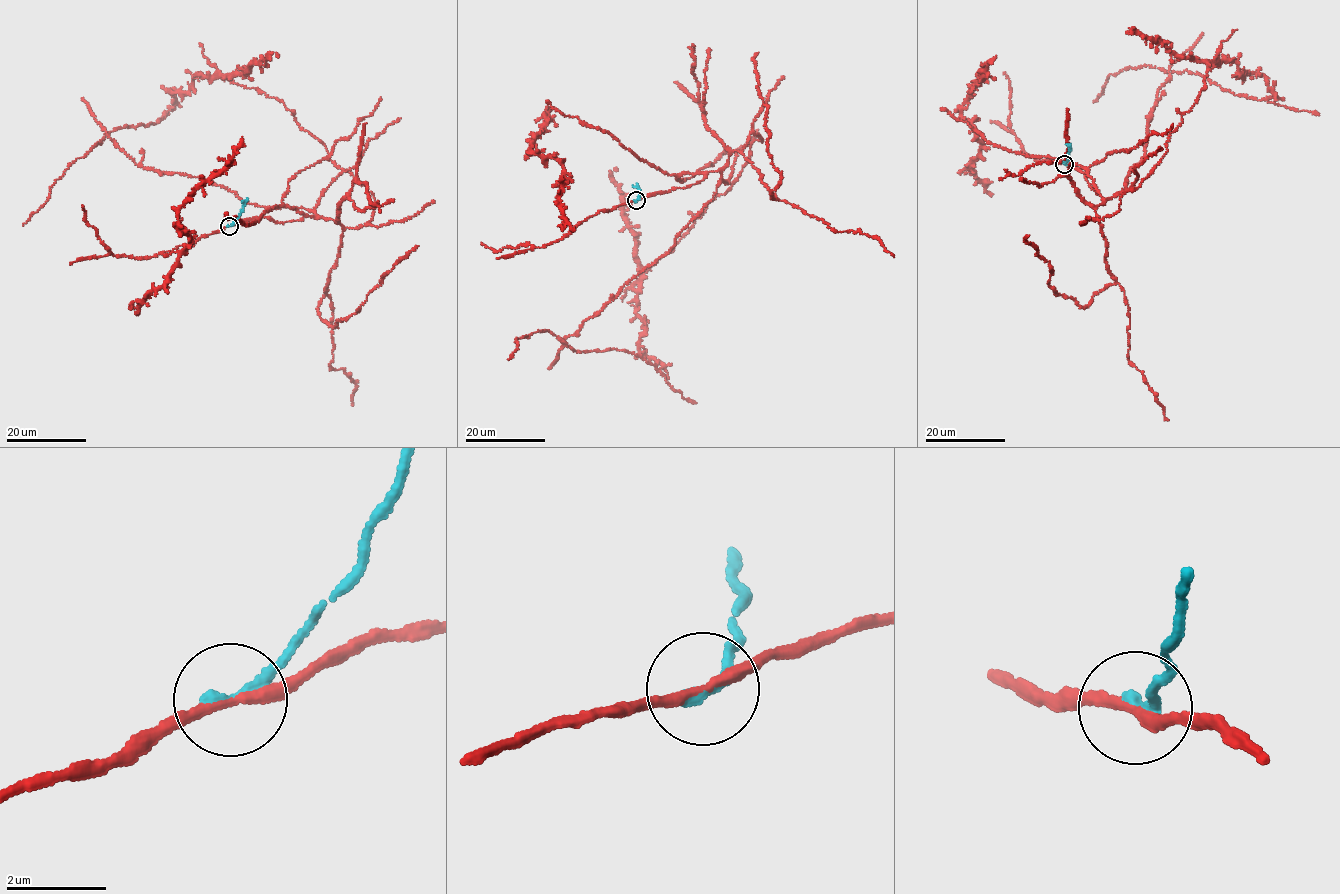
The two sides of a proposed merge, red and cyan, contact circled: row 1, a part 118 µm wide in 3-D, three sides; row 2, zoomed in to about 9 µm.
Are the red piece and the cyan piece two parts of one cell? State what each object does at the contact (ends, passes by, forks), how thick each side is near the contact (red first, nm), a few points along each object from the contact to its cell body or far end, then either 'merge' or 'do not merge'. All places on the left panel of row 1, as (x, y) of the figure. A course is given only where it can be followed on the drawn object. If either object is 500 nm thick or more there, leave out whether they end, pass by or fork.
red passes by; cyan ends there; 200 nm thick on the red side, 280 nm on the other; red runs (229, 225), (357, 228), (374, 197), (283, 102), (197, 75), (168, 90), (159, 121), (105, 133), (23, 225); cyan runs (229, 225), (239, 215), (247, 198); do not merge

